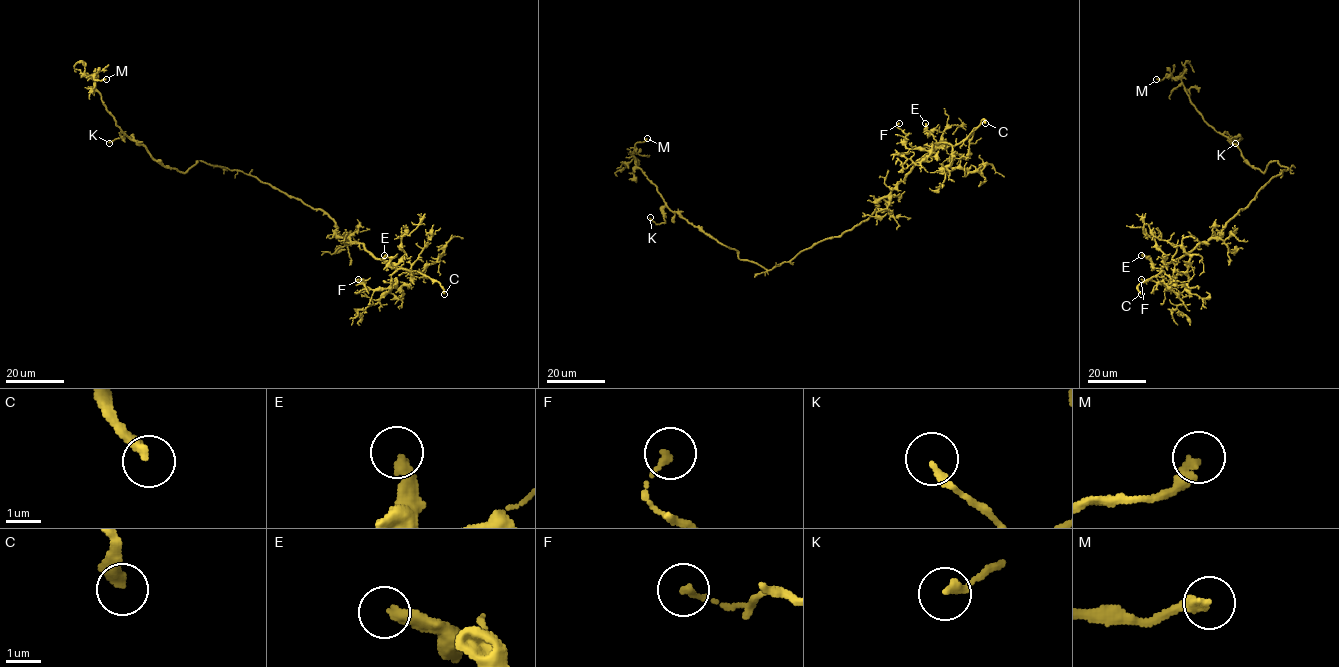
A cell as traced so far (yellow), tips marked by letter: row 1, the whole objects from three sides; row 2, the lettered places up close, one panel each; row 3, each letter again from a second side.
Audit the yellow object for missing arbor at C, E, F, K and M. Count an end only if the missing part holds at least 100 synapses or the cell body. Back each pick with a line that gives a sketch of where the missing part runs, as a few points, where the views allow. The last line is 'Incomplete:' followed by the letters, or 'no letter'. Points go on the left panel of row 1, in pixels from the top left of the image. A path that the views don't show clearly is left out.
C: Course of what is missing: (444, 294), (452, 305), (476, 314), (491, 327), (498, 327), (512, 314)
Incomplete: C

